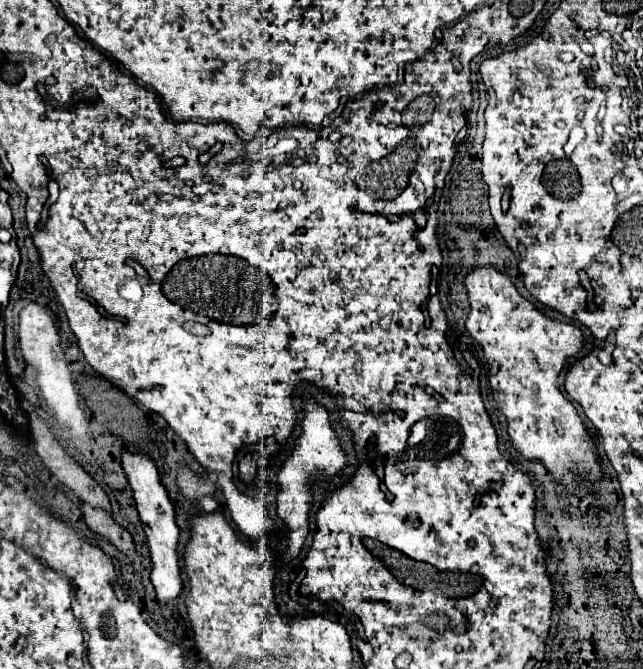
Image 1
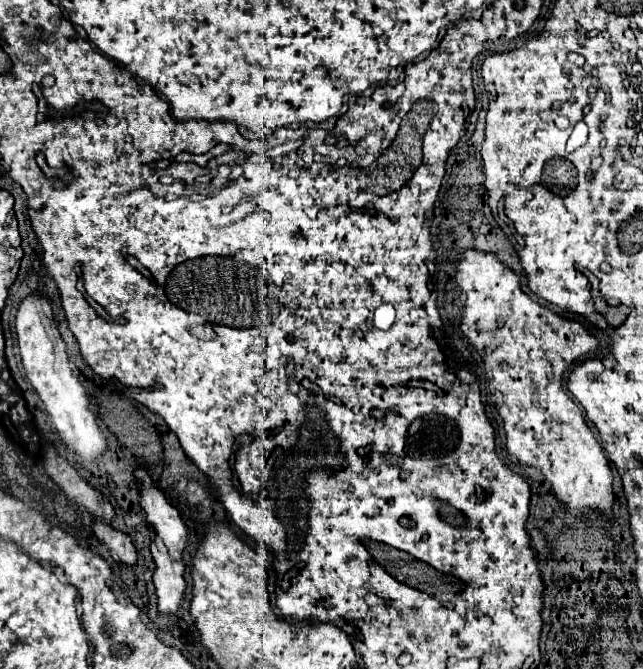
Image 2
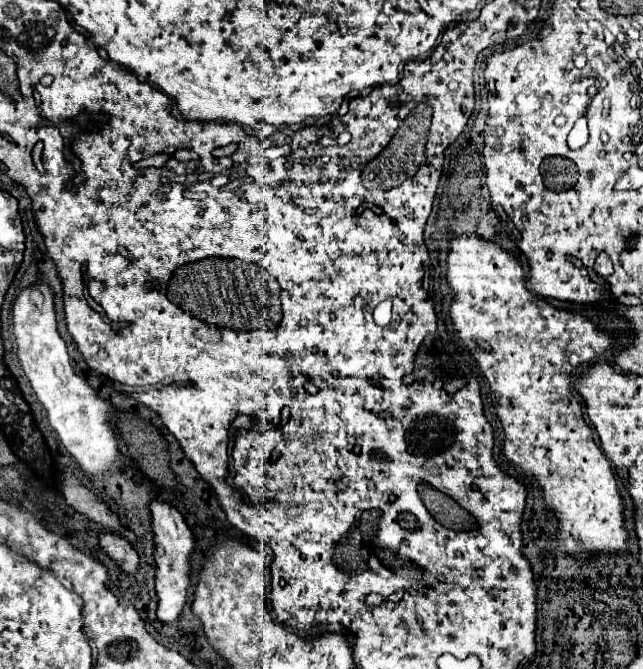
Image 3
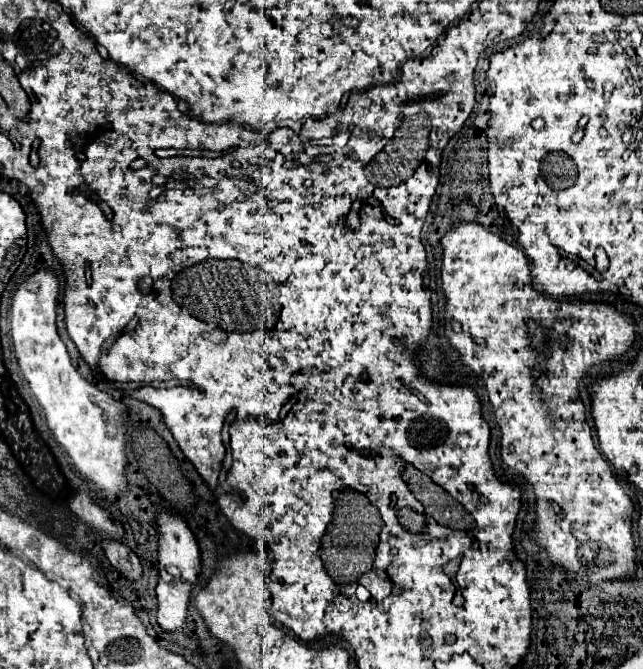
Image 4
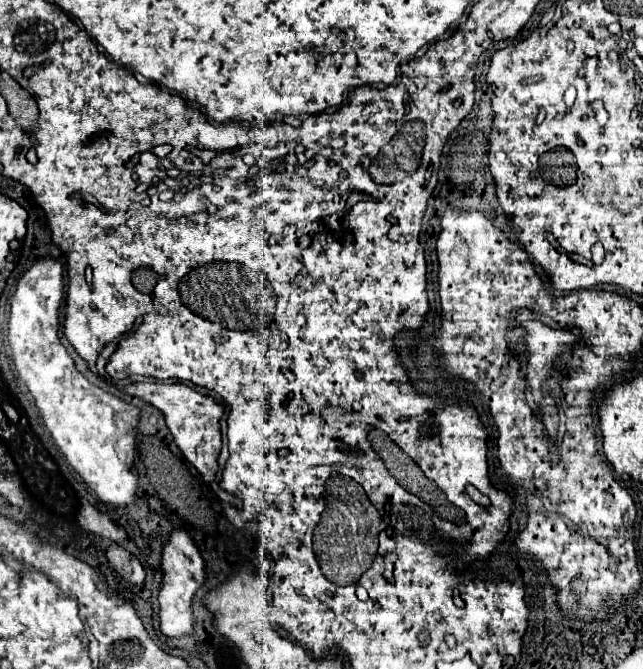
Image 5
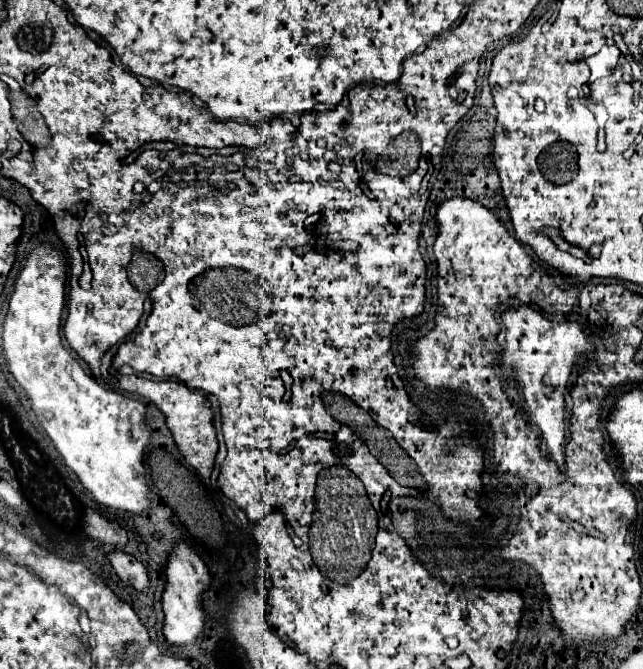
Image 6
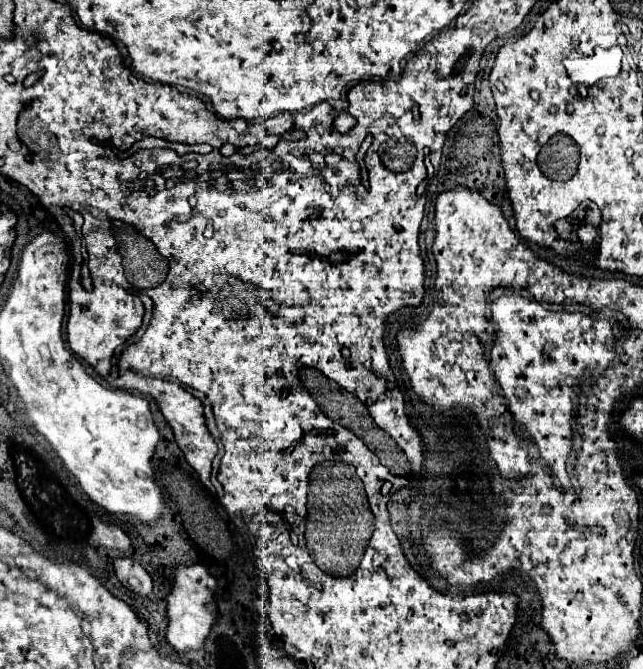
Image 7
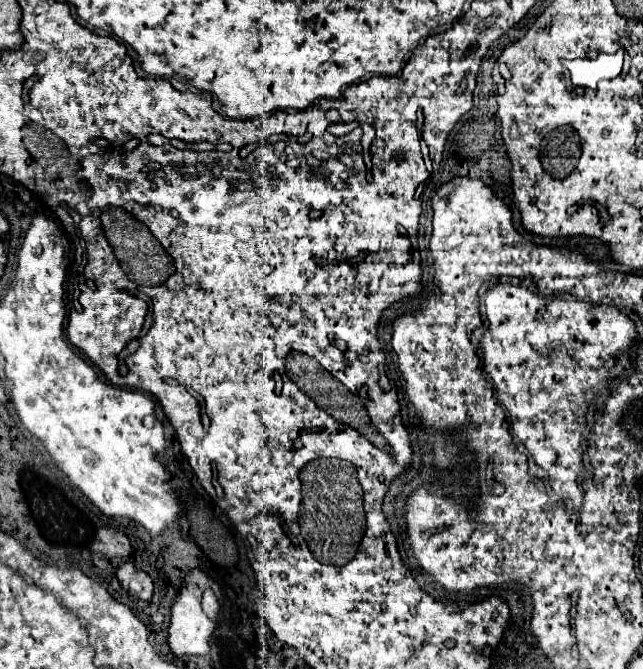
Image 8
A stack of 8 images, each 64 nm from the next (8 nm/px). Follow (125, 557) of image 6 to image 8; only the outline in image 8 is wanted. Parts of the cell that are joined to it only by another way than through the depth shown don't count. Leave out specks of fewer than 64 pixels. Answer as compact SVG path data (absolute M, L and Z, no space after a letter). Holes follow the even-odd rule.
M124 562L116 570L116 576L128 594L146 602L152 598L152 578L132 562Z

